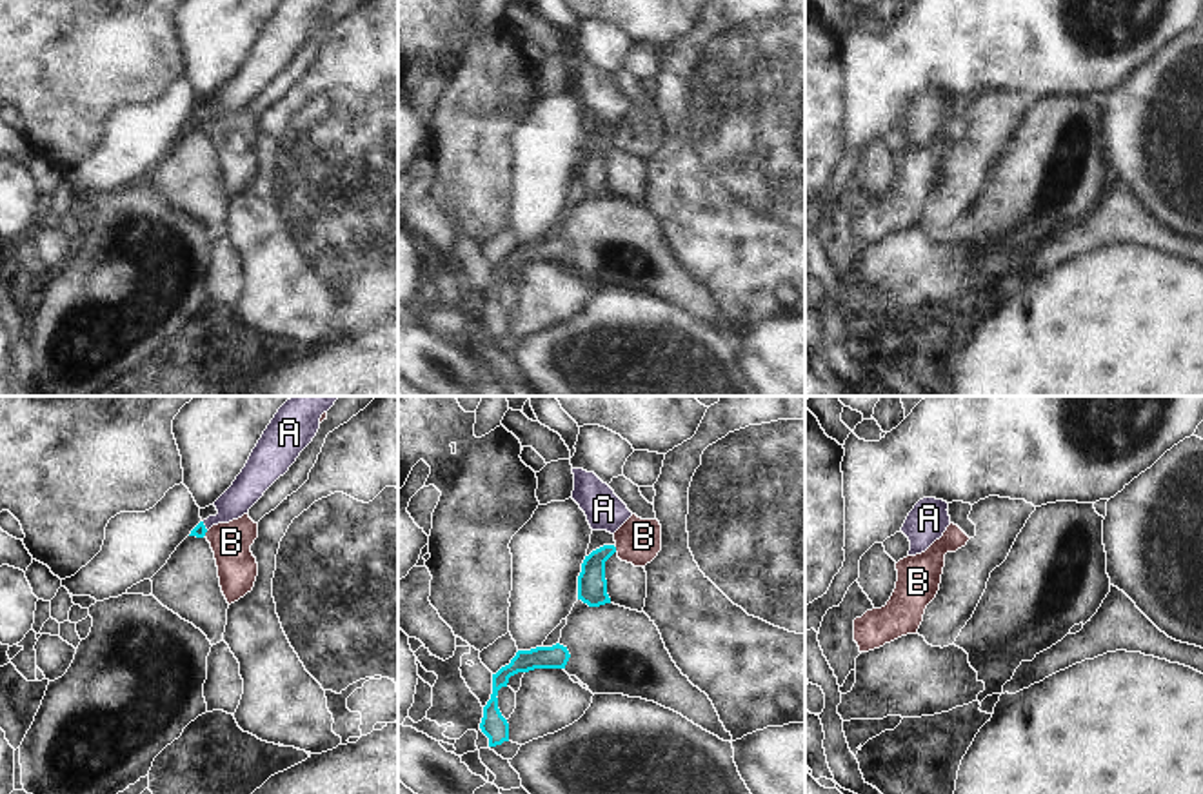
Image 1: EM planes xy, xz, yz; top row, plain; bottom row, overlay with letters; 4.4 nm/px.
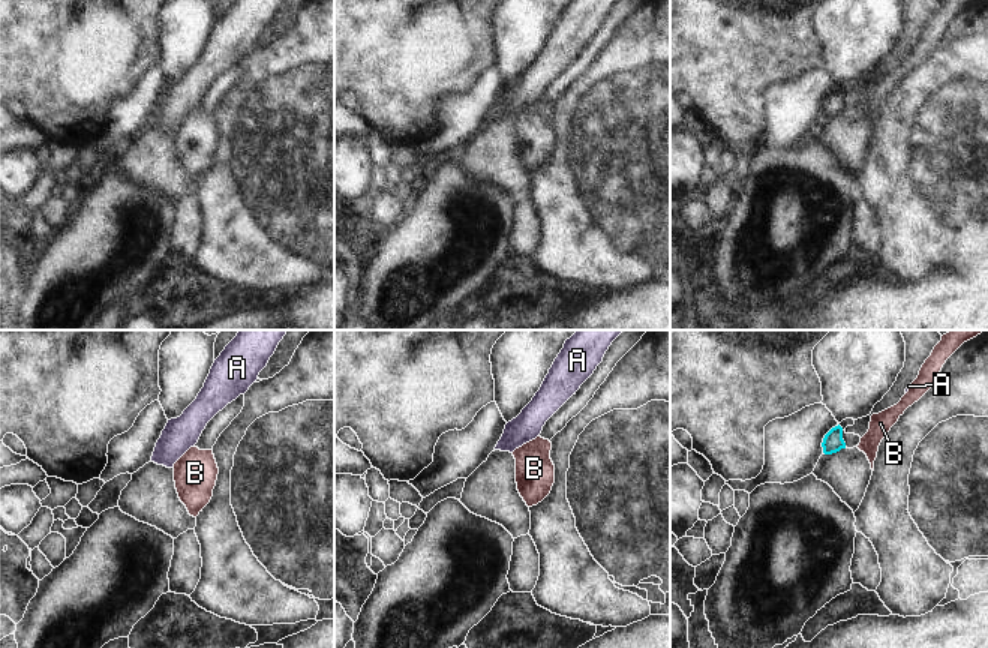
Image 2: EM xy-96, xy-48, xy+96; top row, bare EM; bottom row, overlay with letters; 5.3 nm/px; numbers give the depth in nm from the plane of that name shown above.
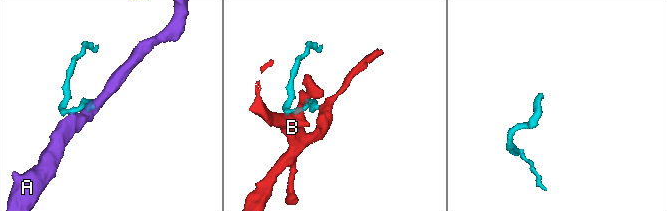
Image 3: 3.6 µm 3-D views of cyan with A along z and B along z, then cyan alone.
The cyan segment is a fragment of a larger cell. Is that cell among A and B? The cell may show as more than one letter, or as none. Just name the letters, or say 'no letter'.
B.

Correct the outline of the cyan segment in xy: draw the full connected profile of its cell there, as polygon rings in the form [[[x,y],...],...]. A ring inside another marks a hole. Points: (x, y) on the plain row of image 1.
[[[249,107],[229,116],[213,118],[209,124],[200,114],[189,129],[207,131],[214,145],[222,185],[227,196],[234,196],[253,184],[258,156],[251,138],[258,131],[258,116]]]

